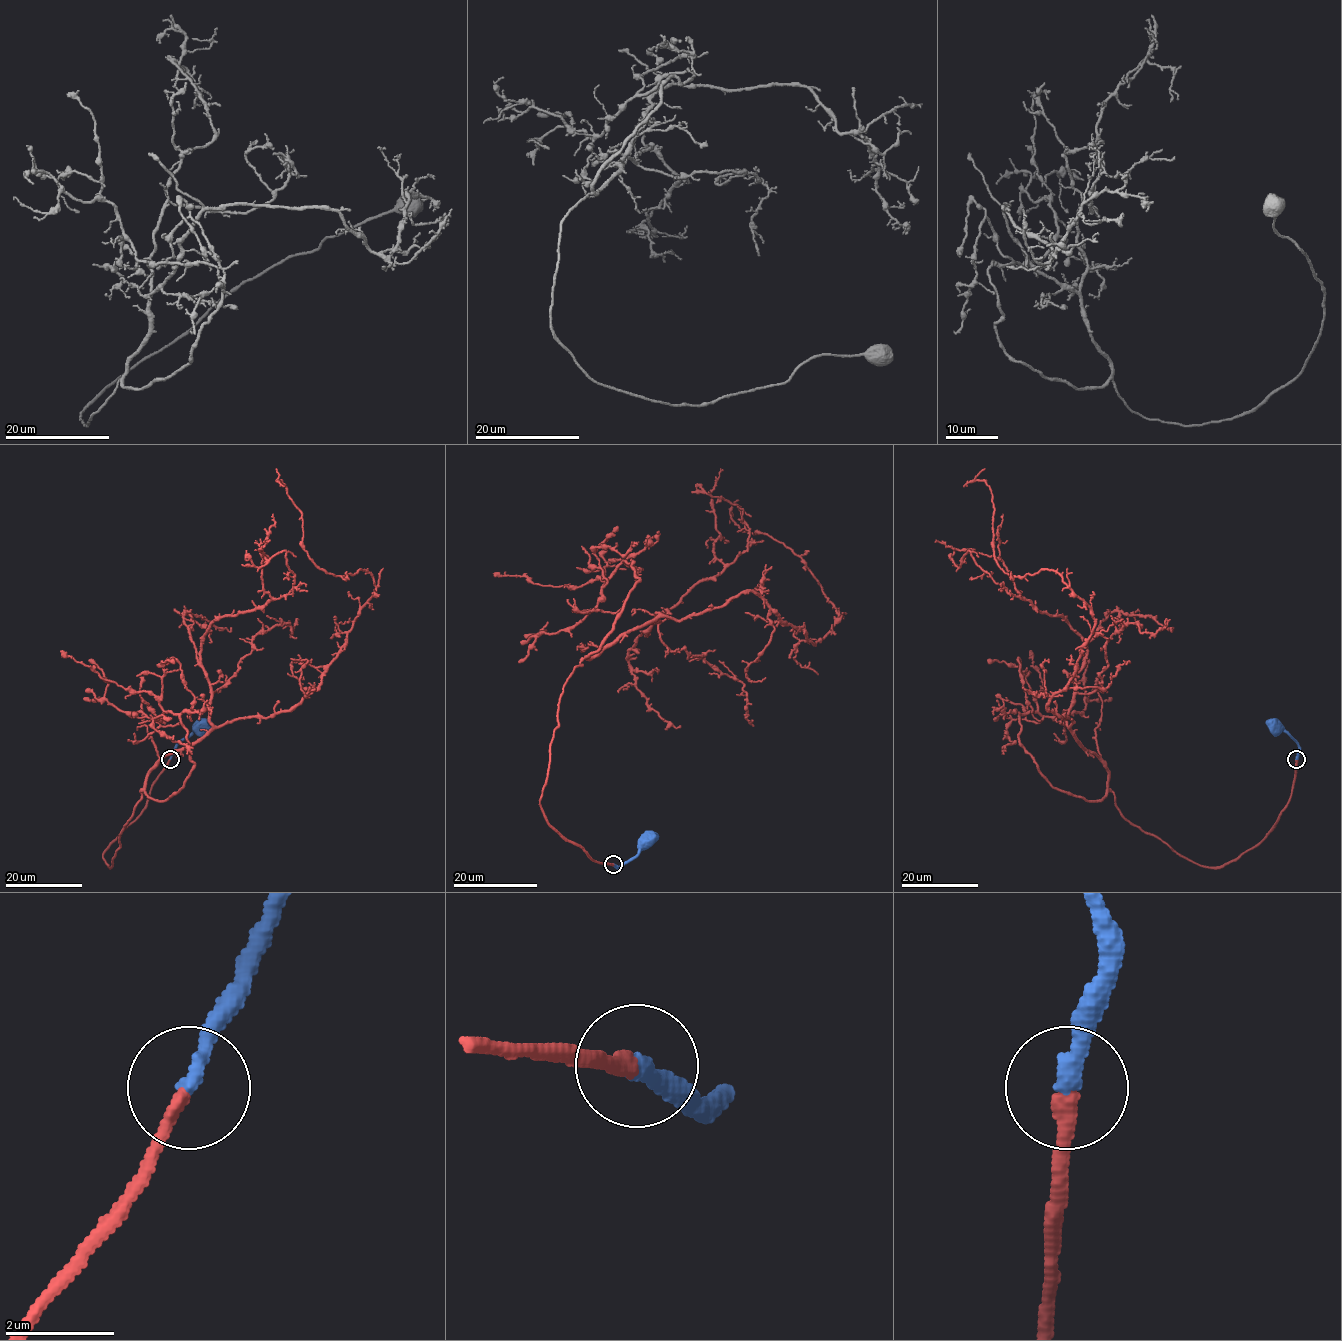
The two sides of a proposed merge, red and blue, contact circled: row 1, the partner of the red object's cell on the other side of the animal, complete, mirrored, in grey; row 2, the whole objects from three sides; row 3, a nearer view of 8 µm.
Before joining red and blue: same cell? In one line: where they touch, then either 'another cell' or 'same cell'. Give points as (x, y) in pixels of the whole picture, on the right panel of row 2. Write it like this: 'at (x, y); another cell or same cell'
at (1296, 759); same cell

